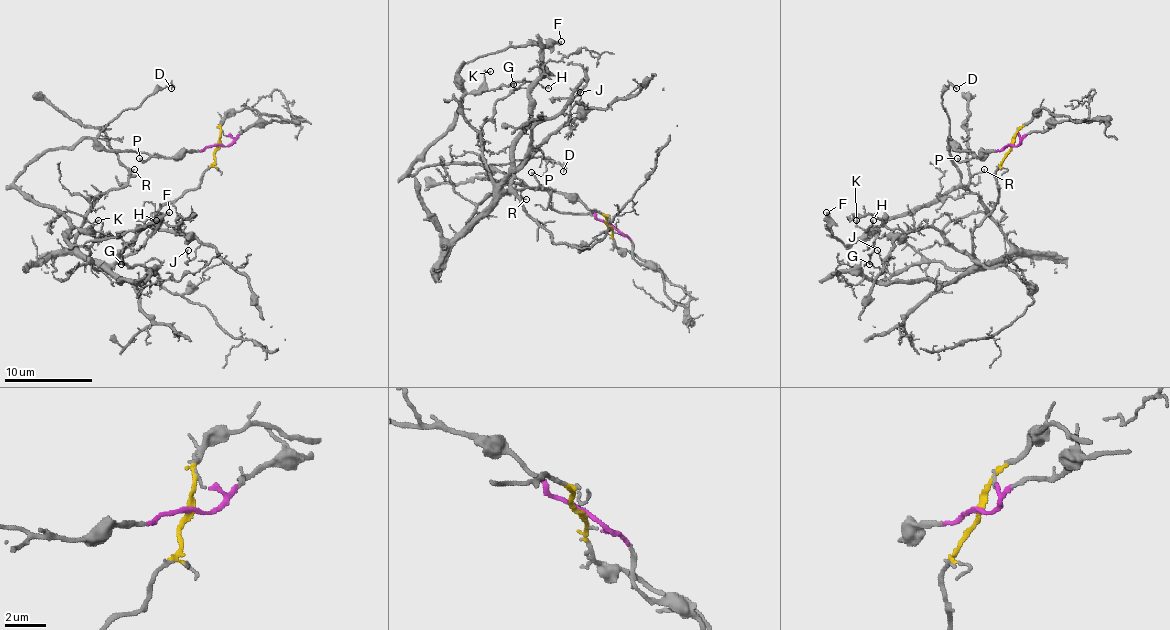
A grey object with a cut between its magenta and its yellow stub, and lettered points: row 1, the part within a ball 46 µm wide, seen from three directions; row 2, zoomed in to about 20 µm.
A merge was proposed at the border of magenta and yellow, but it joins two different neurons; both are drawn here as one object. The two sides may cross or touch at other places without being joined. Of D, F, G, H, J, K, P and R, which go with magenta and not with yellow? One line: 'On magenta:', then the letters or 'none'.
On magenta: D, F, H, K, P

